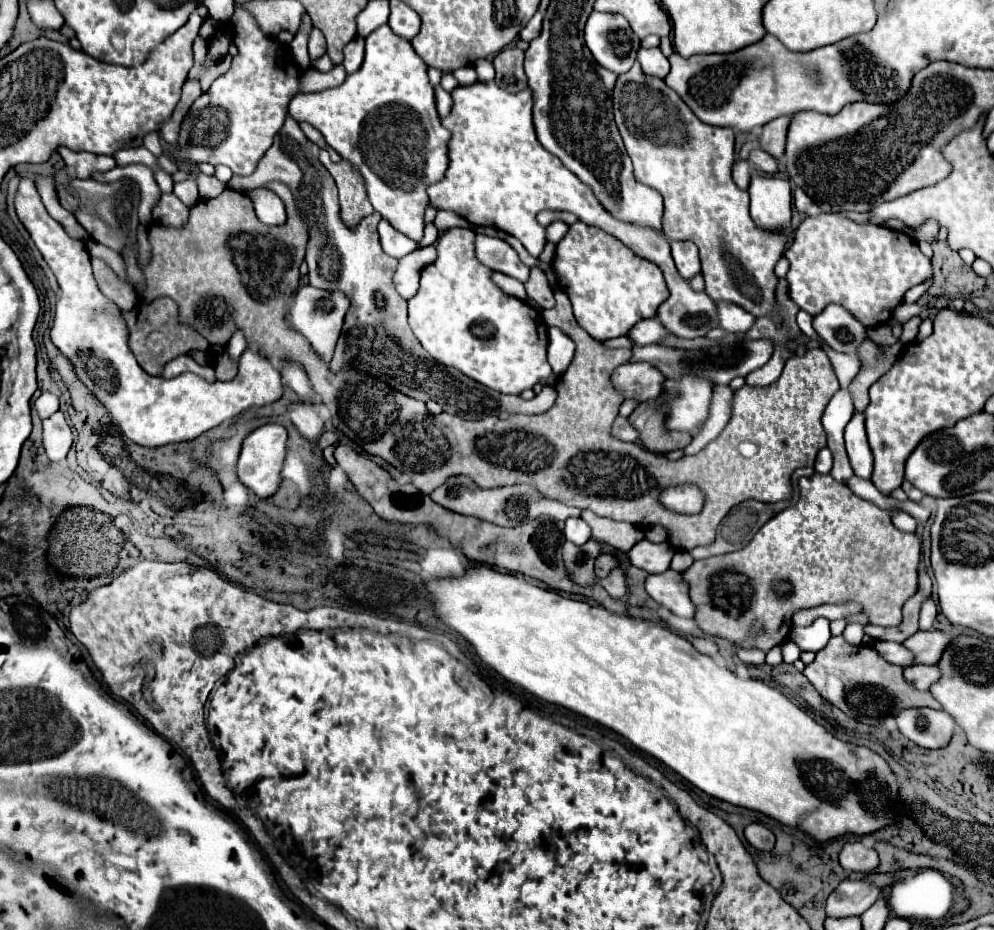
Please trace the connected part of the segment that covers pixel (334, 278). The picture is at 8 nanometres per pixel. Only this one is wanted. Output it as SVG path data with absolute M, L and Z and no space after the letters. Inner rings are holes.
M286 118L282 130L276 134L274 144L270 146L270 150L264 154L264 158L260 160L258 168L254 174L250 176L232 176L230 186L266 186L268 182L282 182L292 190L294 196L294 204L298 206L302 220L308 224L308 248L306 248L306 260L308 260L308 278L310 284L314 288L338 288L342 290L348 298L350 298L350 310L346 314L344 320L344 328L340 334L340 340L336 344L336 352L334 358L330 362L330 368L334 372L338 372L344 366L352 366L352 368L360 368L360 370L368 370L374 376L380 376L388 386L400 390L406 396L412 396L416 400L428 402L428 400L436 400L444 406L446 412L450 414L458 414L466 420L482 420L488 414L498 416L500 412L510 412L510 414L542 414L546 412L554 400L556 400L556 388L554 386L544 386L540 394L536 394L532 400L522 400L520 396L506 396L500 394L496 390L490 390L470 378L466 378L460 370L448 370L442 364L438 364L434 358L430 358L430 354L426 354L426 350L422 348L422 344L418 342L418 338L414 338L408 320L406 320L406 300L402 296L396 294L394 284L392 284L392 276L396 272L398 260L390 258L382 246L380 246L380 236L376 234L376 224L380 222L380 214L374 212L372 216L362 218L356 228L346 228L342 218L340 218L340 204L338 204L338 190L336 184L330 176L330 172L322 166L322 162L318 160L320 148L316 144L312 144L304 132L300 130L298 122L292 118Z

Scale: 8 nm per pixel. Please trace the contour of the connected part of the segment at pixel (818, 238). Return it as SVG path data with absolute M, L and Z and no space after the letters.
M820 214L806 218L798 226L794 242L786 250L786 258L790 260L790 272L786 276L790 282L790 296L802 310L816 316L828 304L836 302L848 308L866 328L888 322L892 318L892 308L902 304L906 290L932 278L932 262L920 252L912 238L876 224L856 224L842 214Z

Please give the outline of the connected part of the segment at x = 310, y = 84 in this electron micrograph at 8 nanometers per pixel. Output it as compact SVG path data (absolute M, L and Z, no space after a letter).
M342 64L334 66L330 72L320 72L314 68L308 68L302 76L302 88L304 90L325 90L336 88L346 80L346 70Z

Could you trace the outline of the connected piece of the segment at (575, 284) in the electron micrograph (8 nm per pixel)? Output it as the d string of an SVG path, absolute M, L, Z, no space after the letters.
M580 220L558 242L554 268L560 274L558 288L570 296L578 324L594 340L626 336L636 322L656 316L658 306L670 296L662 270L654 262L646 262L618 238Z

